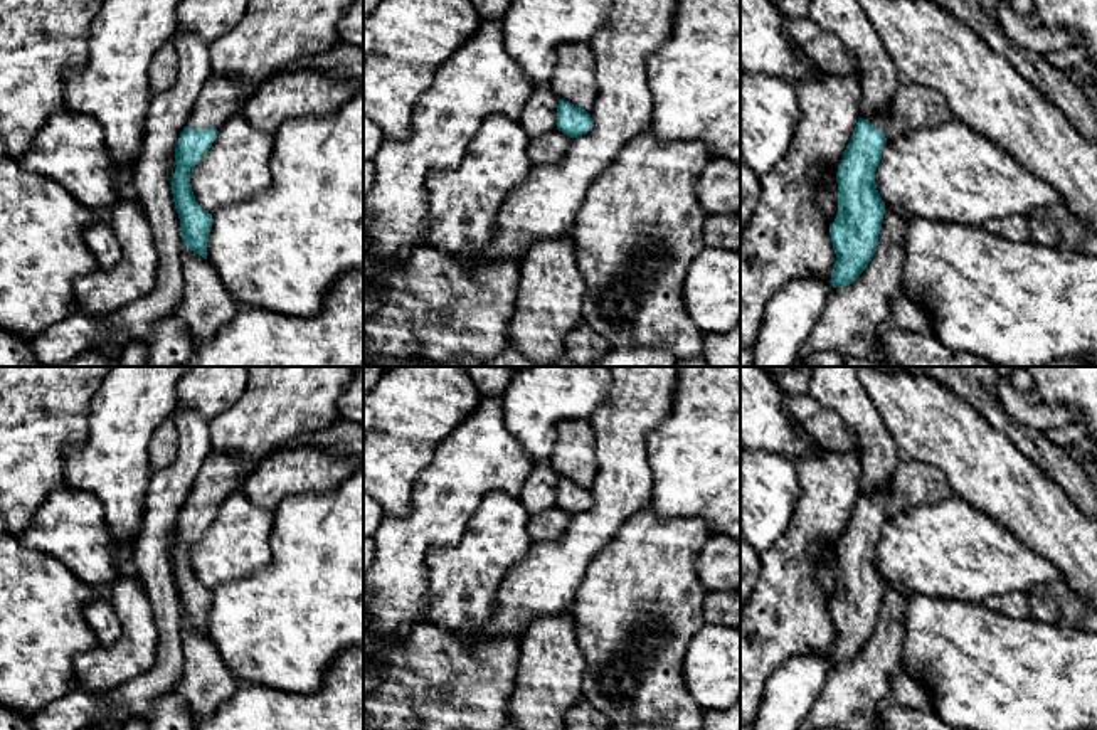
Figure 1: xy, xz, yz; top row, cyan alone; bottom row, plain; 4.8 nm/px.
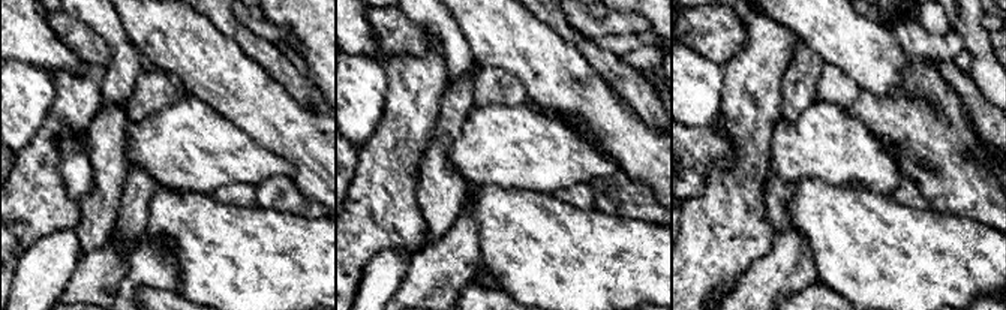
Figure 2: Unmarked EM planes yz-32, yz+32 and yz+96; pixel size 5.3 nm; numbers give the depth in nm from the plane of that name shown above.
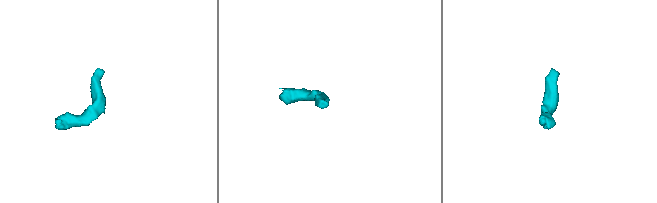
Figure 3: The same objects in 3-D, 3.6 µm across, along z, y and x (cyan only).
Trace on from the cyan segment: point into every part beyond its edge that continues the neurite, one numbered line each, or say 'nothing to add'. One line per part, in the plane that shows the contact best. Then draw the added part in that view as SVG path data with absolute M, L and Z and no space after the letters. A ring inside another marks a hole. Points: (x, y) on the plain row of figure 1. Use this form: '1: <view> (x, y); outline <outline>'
1: xy (221, 473); outline M210 451L205 458L187 503L219 506L232 491L241 489L256 468L227 451Z

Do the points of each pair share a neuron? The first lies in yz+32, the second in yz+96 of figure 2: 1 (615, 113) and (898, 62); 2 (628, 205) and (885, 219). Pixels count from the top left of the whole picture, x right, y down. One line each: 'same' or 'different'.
1: same
2: different

